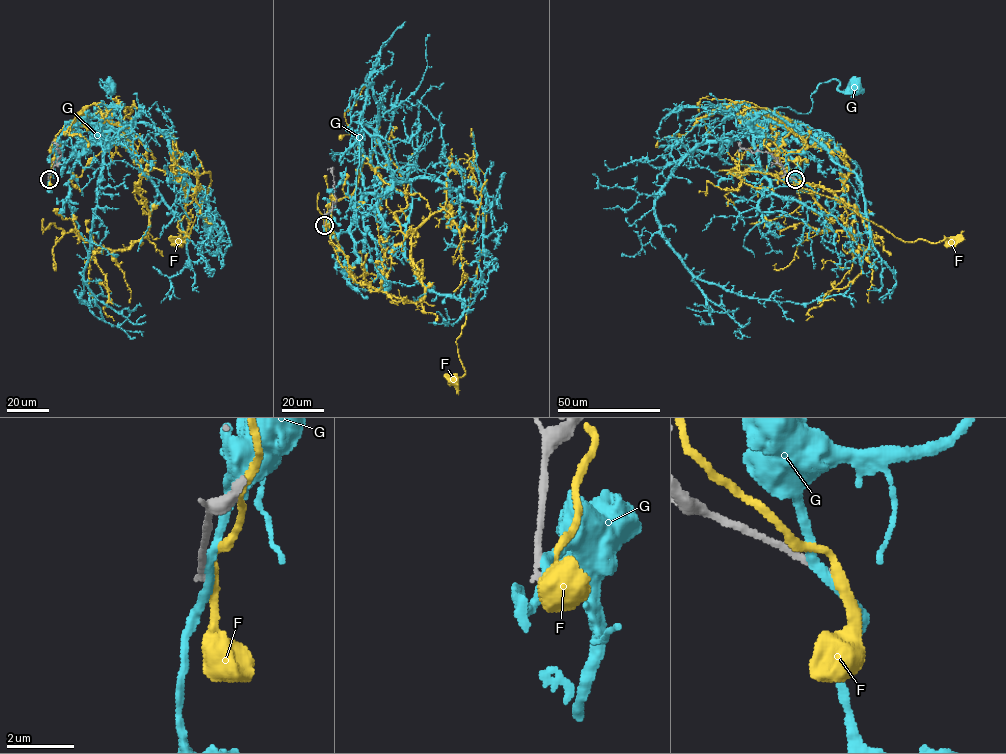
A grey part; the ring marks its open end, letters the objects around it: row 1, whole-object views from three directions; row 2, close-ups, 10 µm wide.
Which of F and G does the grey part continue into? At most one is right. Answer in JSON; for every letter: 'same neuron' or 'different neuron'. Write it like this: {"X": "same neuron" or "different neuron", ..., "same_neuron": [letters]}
{"F": "different neuron", "G": "different neuron", "same_neuron": []}

